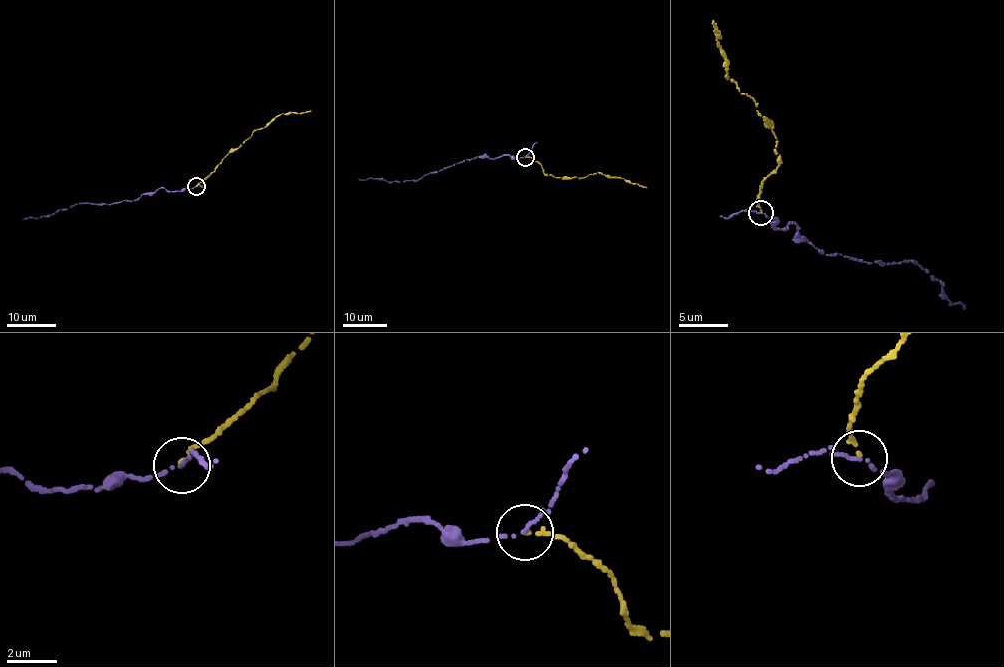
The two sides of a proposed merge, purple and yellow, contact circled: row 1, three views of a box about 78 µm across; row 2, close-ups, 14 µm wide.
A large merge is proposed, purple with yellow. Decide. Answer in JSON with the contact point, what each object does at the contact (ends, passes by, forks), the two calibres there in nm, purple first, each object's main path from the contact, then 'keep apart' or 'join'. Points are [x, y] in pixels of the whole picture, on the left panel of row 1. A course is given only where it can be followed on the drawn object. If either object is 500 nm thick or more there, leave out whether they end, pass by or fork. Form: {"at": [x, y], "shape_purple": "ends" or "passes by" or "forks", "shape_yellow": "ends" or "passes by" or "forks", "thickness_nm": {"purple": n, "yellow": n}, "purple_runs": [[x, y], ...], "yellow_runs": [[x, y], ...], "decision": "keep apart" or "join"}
{"at": [196, 186], "shape_purple": "passes by", "shape_yellow": "ends", "thickness_nm": {"purple": 100, "yellow": 180}, "purple_runs": [[196, 187], [174, 192], [159, 188], [142, 194], [138, 200], [109, 205], [80, 203], [49, 215], [22, 219]], "yellow_runs": [[196, 186], [227, 154], [250, 137], [254, 130], [265, 127], [282, 113], [310, 110]], "decision": "join"}

